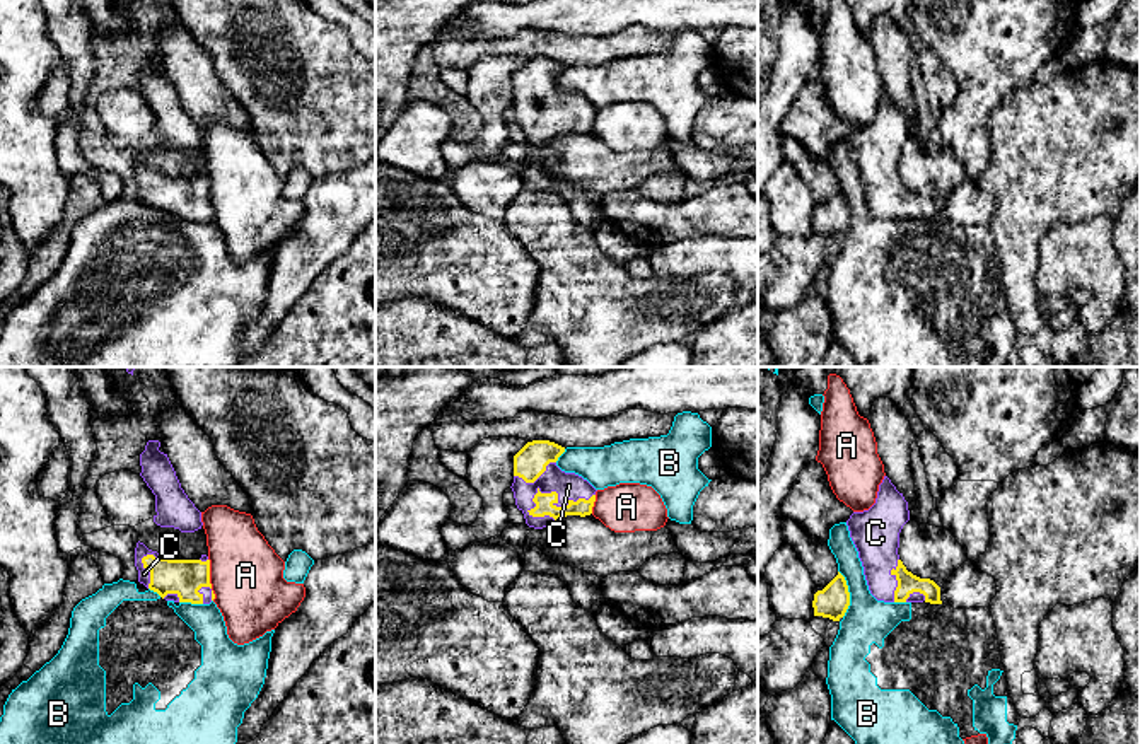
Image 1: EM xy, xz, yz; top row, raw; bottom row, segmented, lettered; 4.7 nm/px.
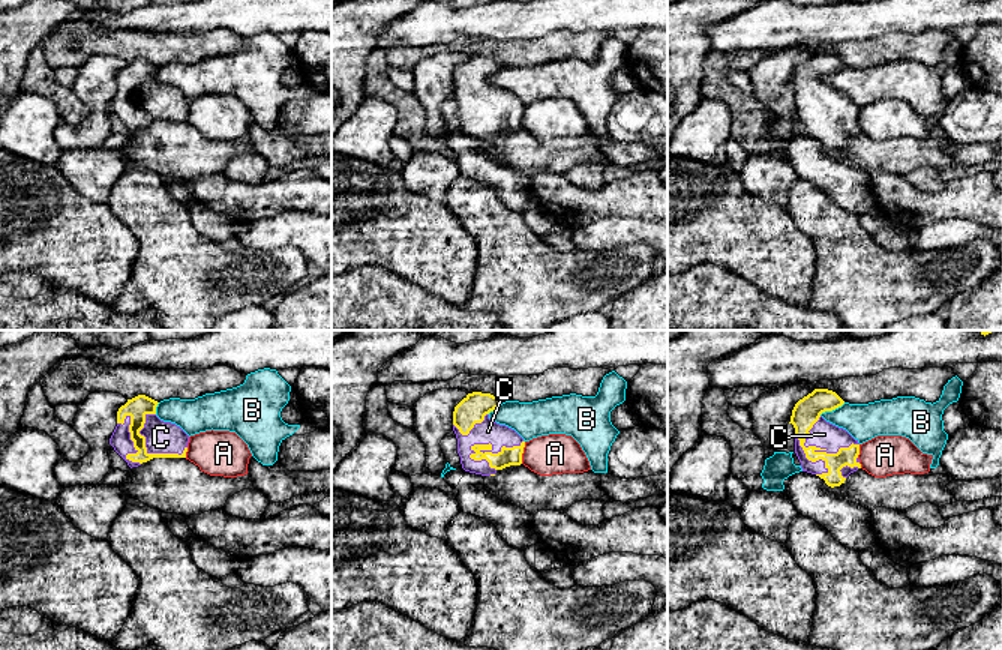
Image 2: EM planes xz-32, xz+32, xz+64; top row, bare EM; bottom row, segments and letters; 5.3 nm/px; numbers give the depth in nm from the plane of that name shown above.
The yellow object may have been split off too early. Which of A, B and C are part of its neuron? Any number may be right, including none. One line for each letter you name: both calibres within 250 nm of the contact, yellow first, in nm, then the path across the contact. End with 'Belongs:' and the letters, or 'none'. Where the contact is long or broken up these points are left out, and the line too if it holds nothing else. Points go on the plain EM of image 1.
C: 90/130 nm
Belongs: C

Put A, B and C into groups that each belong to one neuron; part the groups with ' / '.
A / B / C

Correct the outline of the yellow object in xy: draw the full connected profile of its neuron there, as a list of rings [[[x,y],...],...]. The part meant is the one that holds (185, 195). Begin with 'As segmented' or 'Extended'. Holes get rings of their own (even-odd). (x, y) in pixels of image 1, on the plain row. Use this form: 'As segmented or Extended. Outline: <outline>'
Extended. Outline: [[[137,160],[135,184],[138,200],[166,218],[210,222],[215,217],[210,201],[210,177],[169,177]]]

